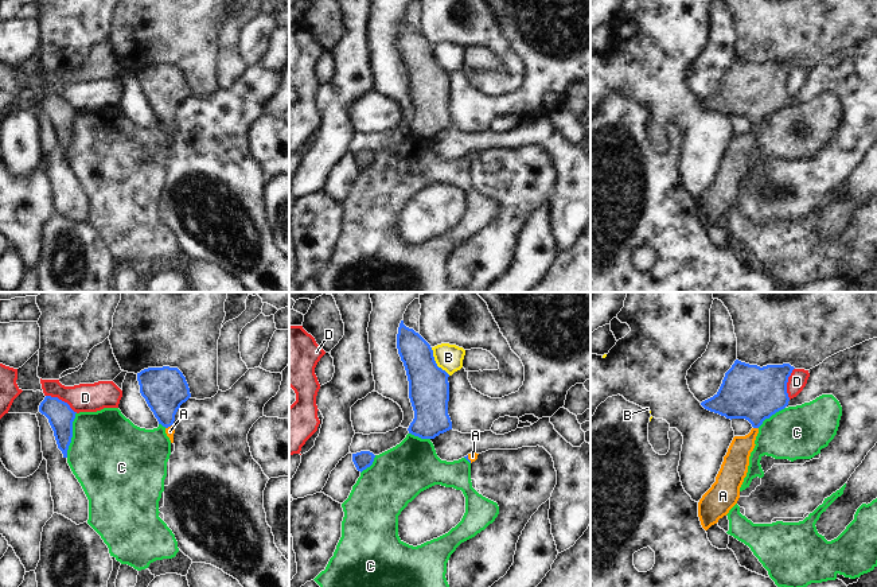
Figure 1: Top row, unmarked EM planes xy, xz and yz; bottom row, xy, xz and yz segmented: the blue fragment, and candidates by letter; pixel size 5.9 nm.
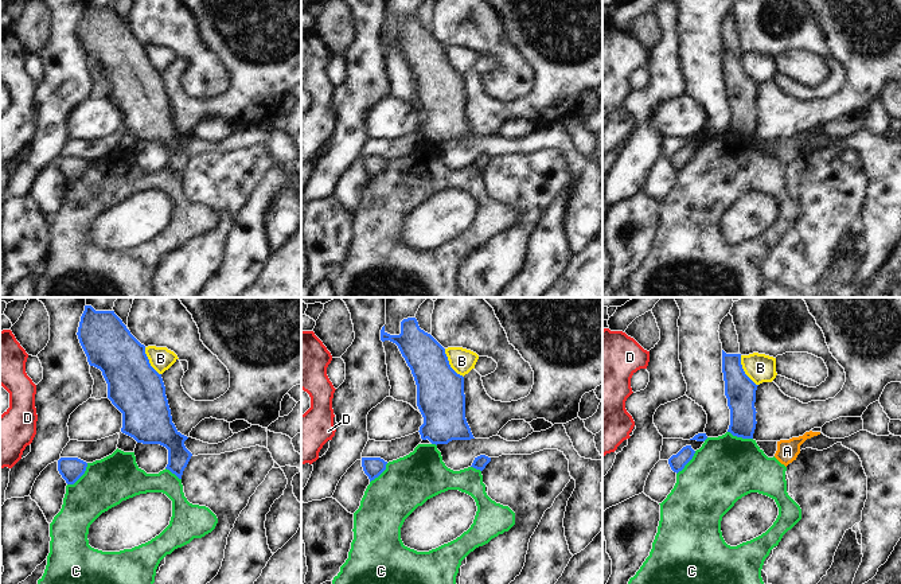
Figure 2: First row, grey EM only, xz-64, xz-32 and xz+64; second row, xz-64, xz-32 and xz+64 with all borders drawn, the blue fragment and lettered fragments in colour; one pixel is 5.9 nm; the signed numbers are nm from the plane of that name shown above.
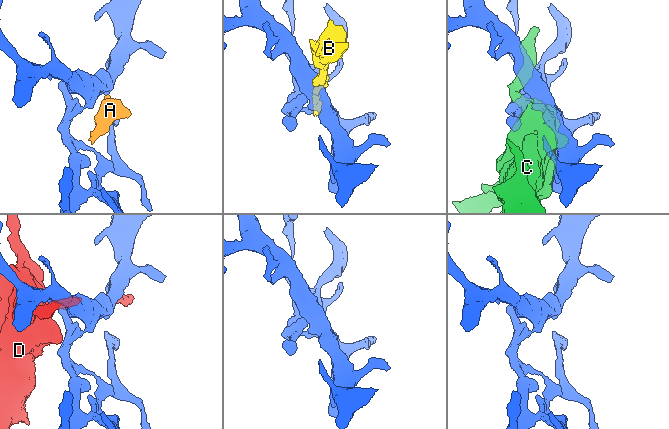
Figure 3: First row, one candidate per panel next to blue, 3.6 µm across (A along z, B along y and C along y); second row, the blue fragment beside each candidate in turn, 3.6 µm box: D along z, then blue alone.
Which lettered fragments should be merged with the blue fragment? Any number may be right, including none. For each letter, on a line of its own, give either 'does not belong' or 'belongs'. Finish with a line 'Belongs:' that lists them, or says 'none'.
A: belongs
B: does not belong
C: does not belong
D: does not belong
Belongs: A

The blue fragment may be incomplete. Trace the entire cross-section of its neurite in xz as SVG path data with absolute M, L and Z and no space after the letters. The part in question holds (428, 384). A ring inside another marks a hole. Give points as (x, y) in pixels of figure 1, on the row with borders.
M401 320L397 349L406 370L409 399L414 411L409 434L434 439L452 429L448 415L449 374L437 366L430 345Z

